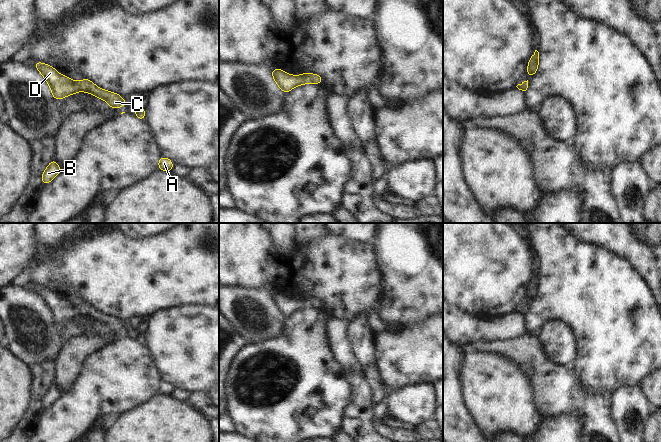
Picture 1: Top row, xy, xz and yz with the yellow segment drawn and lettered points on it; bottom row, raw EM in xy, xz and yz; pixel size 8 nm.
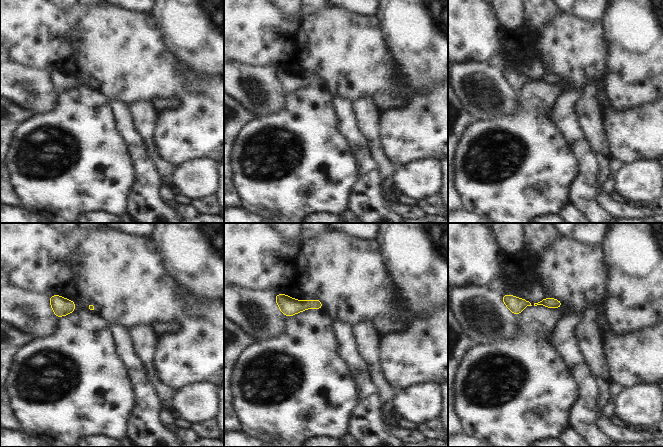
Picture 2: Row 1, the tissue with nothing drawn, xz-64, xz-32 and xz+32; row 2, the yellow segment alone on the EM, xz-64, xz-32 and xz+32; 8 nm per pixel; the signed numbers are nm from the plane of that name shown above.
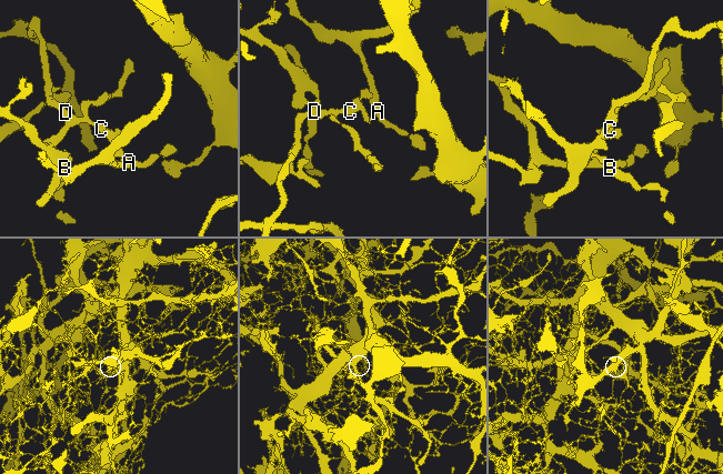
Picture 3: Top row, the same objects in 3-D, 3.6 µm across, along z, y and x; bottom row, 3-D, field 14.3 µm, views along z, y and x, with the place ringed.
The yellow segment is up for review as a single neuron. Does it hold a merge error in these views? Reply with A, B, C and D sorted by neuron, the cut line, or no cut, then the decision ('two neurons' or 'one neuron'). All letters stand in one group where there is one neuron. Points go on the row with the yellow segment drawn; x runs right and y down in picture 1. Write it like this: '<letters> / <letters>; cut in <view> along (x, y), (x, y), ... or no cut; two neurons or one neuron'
A B C D; no cut; one neuron

